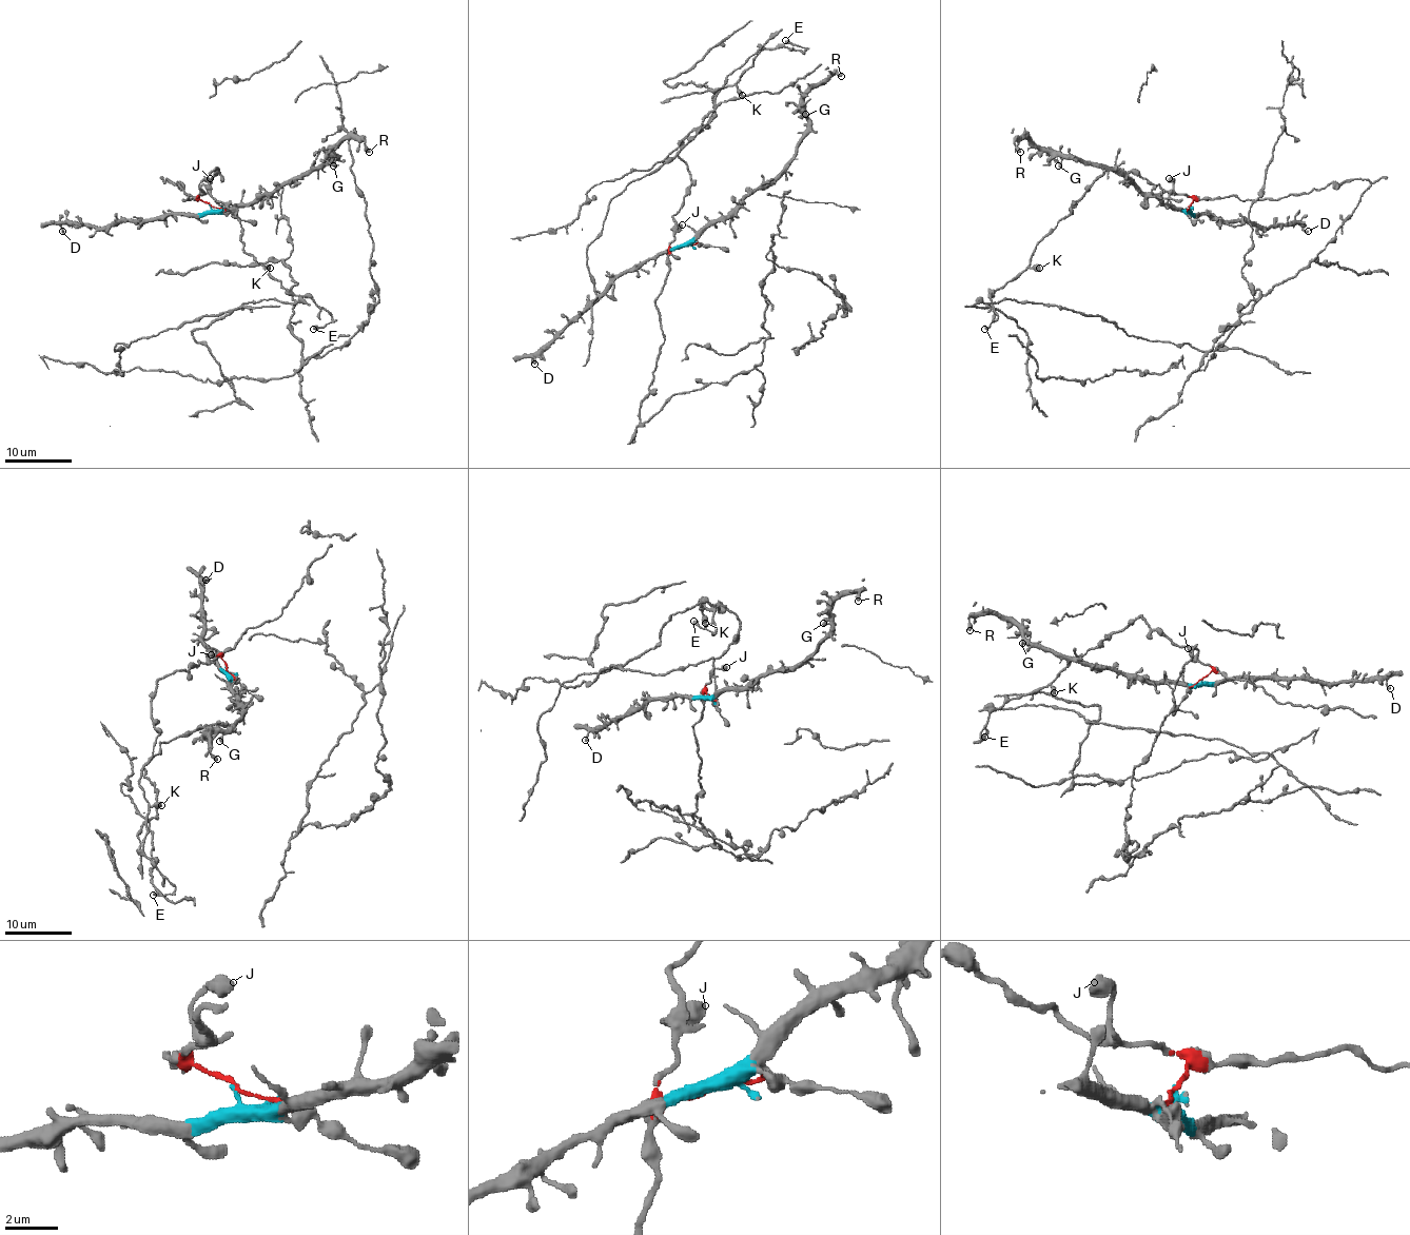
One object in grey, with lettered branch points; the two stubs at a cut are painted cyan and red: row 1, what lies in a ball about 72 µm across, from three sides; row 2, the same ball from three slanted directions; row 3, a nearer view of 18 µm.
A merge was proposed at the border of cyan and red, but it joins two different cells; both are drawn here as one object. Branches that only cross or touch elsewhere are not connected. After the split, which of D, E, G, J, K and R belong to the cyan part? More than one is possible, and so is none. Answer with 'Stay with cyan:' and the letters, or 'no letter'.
Stay with cyan: D, G, R

